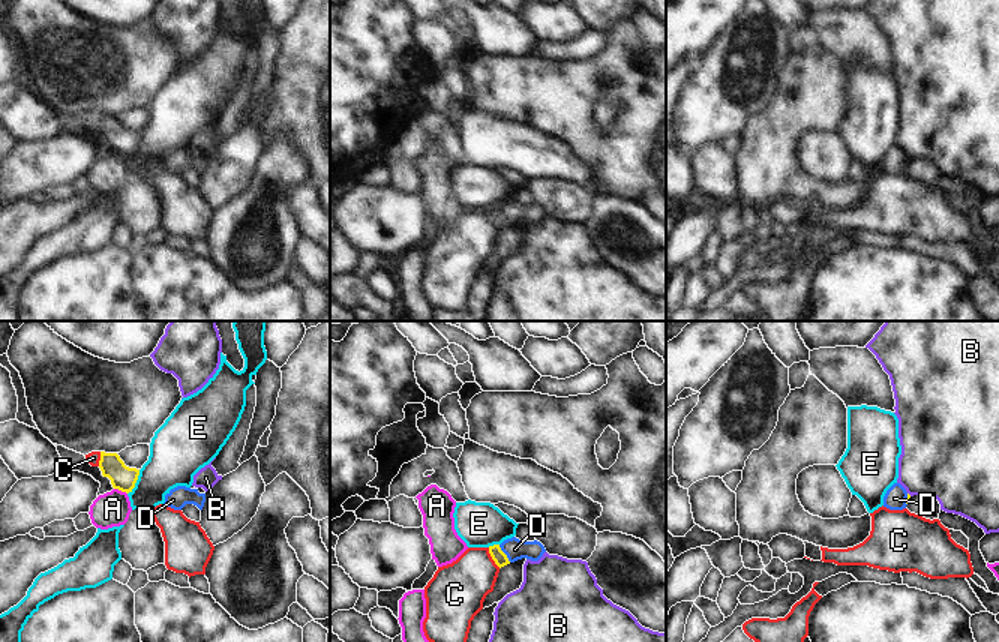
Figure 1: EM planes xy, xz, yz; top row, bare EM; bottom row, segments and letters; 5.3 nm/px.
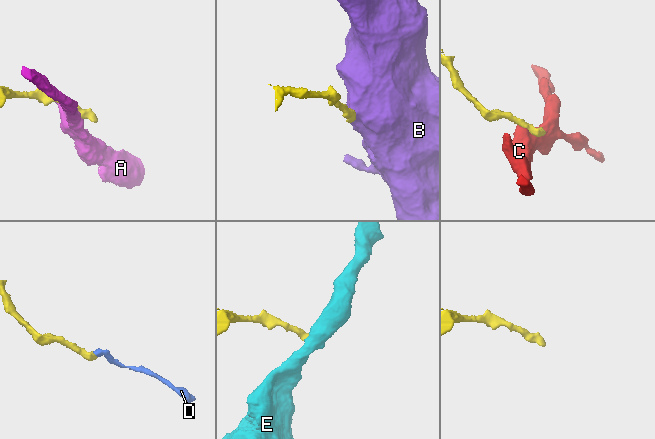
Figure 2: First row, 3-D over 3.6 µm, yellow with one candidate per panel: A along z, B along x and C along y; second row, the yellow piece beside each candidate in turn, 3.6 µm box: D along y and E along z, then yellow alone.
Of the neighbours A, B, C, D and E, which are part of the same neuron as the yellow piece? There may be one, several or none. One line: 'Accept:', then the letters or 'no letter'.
Accept: D.

